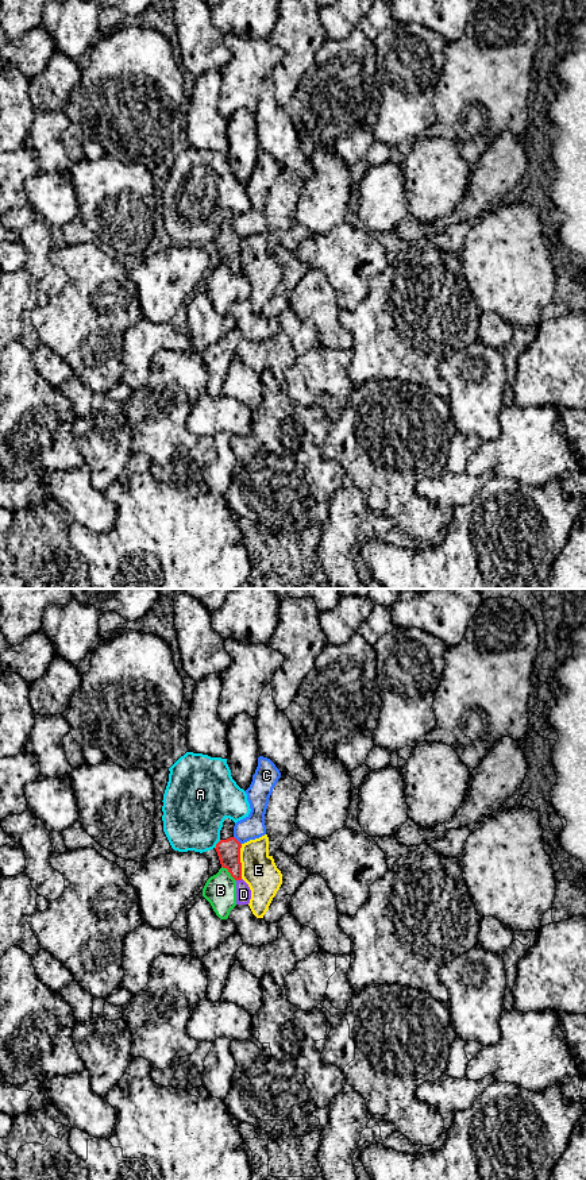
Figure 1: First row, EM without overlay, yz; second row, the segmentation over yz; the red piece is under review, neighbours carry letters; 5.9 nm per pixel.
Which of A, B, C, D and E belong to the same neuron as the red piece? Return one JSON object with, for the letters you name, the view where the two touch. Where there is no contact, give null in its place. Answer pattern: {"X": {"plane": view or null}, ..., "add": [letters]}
{"add": []}

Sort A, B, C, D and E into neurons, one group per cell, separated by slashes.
A / B D / C / E

